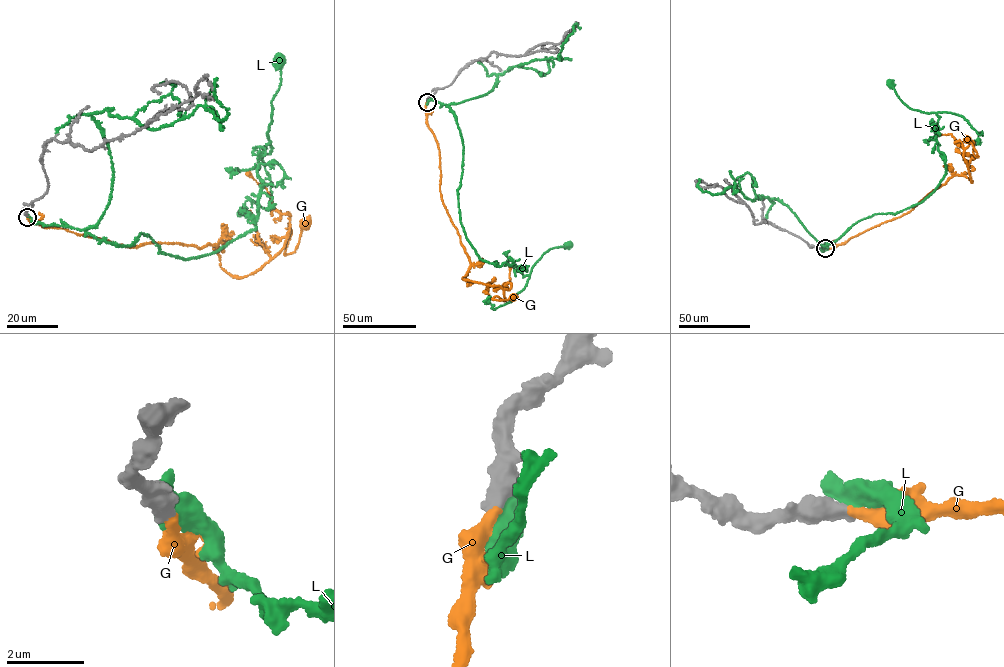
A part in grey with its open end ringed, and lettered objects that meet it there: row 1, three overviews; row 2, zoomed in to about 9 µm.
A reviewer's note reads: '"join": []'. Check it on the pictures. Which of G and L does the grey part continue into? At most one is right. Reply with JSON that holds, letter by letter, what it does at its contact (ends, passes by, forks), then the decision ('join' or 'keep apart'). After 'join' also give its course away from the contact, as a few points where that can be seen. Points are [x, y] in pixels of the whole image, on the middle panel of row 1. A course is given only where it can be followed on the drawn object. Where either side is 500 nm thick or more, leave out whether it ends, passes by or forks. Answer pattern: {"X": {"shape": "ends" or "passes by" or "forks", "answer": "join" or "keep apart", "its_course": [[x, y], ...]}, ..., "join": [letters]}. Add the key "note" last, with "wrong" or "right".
{"G": {"shape": "ends", "answer": "join", "its_course": [[427, 101], [441, 199], [470, 263], [462, 278], [500, 286], [504, 300], [494, 299], [513, 297]]}, "L": {"answer": "keep apart"}, "join": ["G"], "note": "wrong"}

